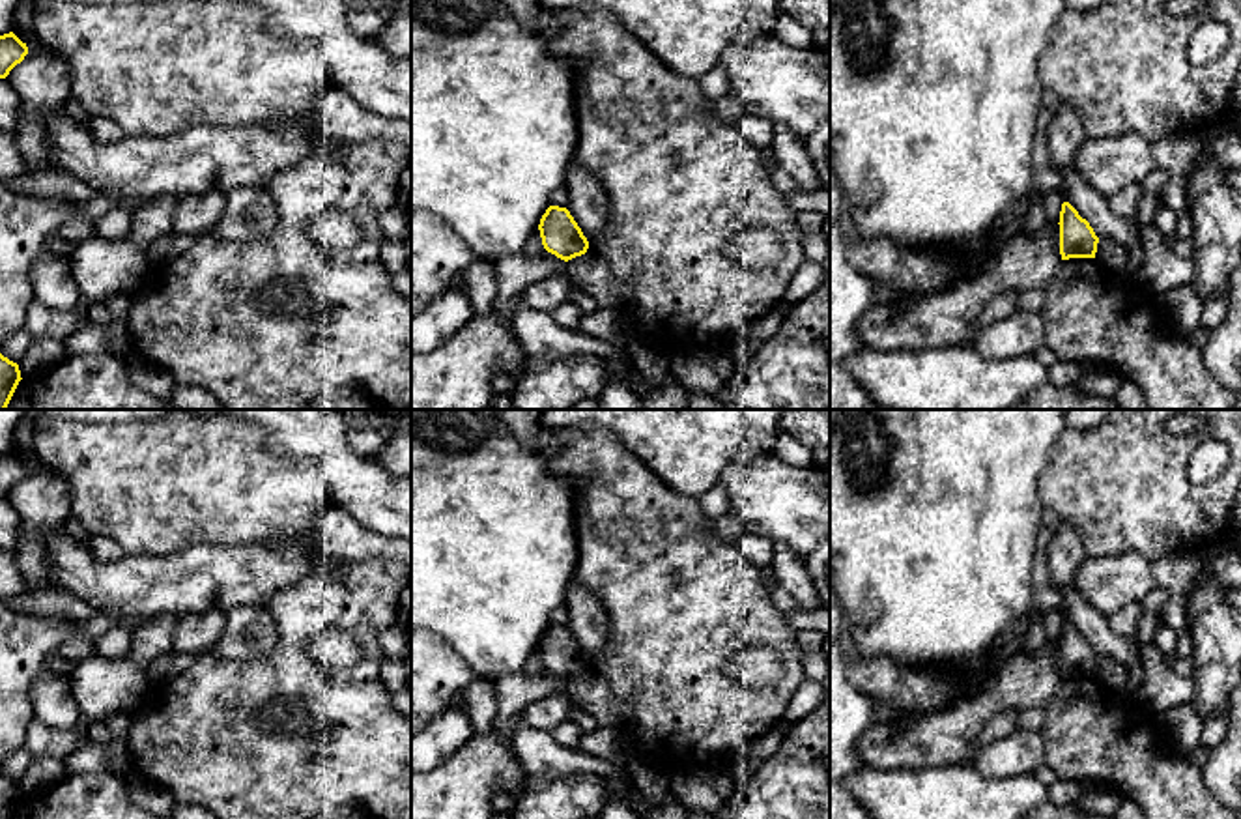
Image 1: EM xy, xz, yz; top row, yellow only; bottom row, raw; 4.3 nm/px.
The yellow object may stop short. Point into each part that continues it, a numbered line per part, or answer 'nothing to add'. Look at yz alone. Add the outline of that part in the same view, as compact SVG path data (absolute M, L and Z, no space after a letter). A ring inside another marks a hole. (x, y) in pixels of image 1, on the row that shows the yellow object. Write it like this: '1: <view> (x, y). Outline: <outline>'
nothing to add

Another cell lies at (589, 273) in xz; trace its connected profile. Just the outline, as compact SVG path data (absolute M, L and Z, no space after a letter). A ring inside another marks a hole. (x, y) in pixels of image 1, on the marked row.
M591 252L568 260L564 273L576 288L589 294L600 309L622 309L632 295L632 284L615 277L609 266Z

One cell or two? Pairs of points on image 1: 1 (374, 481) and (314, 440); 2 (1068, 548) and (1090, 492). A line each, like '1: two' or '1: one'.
1: one
2: two

